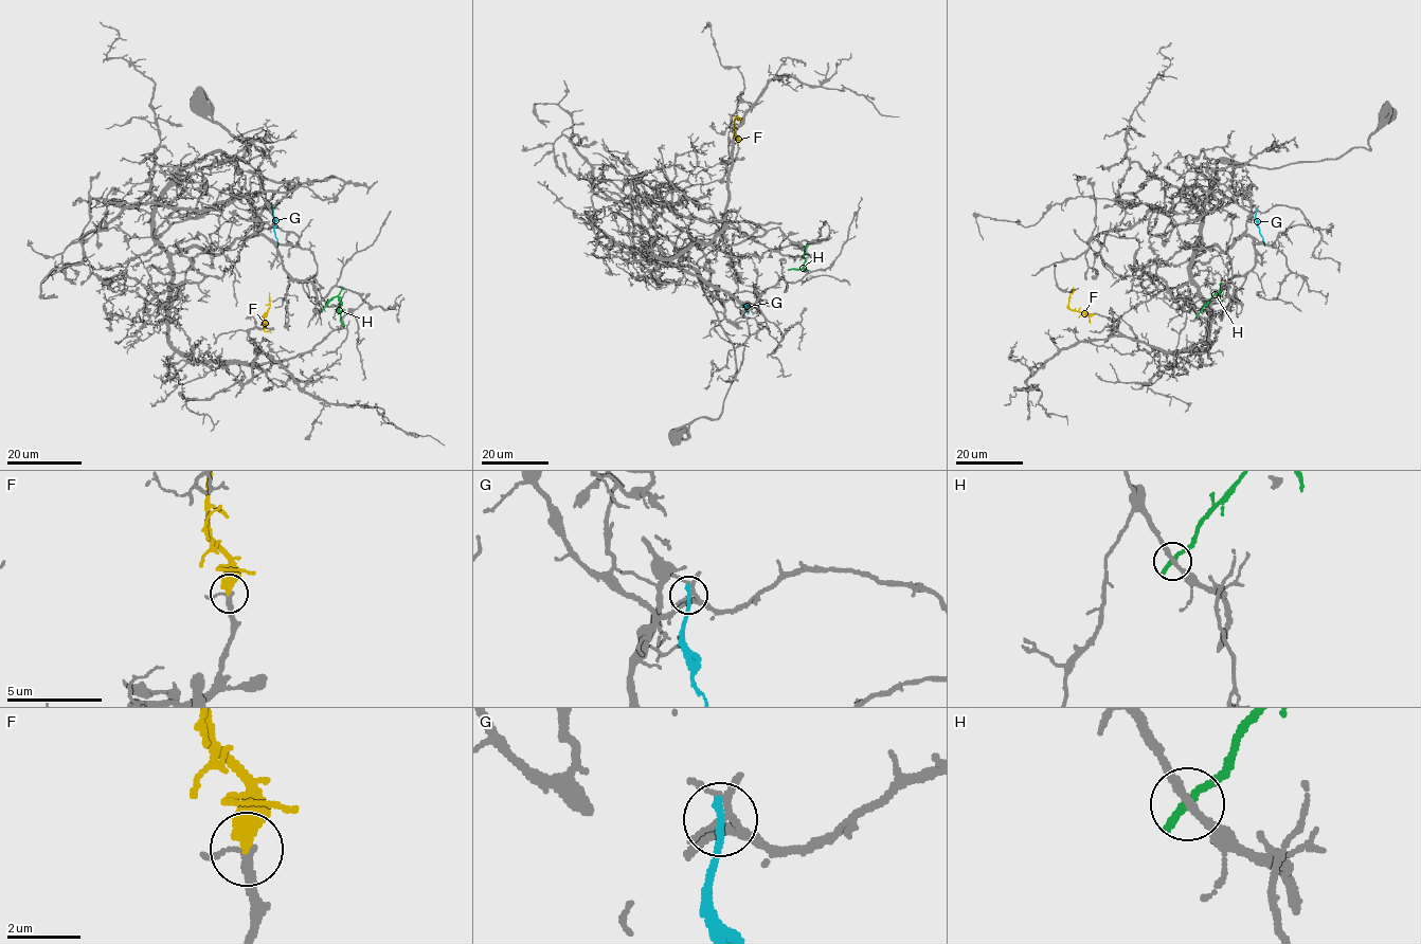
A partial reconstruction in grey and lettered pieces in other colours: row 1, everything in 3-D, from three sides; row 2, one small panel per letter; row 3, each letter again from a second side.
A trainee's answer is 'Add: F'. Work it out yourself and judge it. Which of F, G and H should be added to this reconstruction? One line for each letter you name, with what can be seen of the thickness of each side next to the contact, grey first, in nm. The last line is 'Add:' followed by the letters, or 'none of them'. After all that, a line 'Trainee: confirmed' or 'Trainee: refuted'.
F: 180/440 nm
Add: F
Trainee: confirmed

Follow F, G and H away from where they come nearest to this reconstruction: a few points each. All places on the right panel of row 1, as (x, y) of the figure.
F: (1094, 314), (1071, 309), (1068, 305), (1073, 287)
G: (1256, 210), (1255, 219), (1264, 246)
H: (1198, 314), (1219, 290), (1221, 304)

